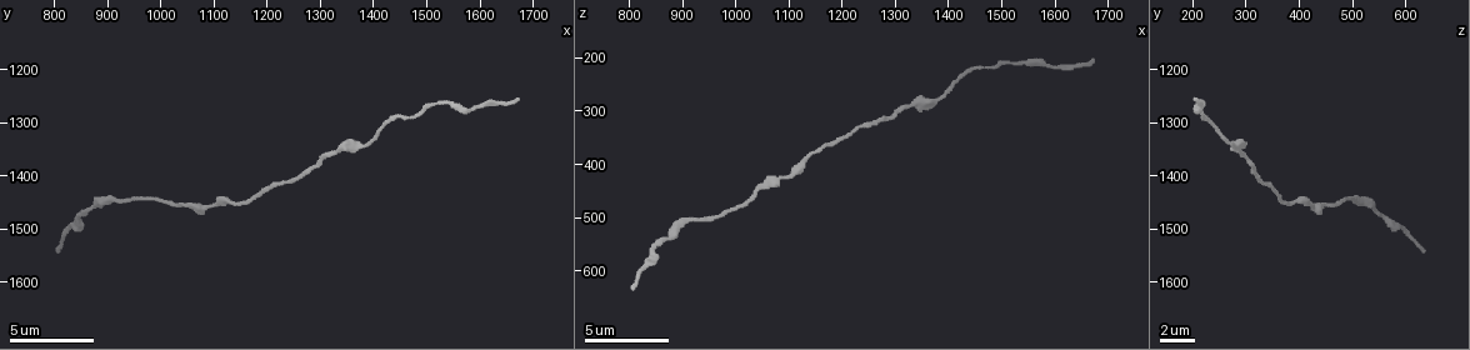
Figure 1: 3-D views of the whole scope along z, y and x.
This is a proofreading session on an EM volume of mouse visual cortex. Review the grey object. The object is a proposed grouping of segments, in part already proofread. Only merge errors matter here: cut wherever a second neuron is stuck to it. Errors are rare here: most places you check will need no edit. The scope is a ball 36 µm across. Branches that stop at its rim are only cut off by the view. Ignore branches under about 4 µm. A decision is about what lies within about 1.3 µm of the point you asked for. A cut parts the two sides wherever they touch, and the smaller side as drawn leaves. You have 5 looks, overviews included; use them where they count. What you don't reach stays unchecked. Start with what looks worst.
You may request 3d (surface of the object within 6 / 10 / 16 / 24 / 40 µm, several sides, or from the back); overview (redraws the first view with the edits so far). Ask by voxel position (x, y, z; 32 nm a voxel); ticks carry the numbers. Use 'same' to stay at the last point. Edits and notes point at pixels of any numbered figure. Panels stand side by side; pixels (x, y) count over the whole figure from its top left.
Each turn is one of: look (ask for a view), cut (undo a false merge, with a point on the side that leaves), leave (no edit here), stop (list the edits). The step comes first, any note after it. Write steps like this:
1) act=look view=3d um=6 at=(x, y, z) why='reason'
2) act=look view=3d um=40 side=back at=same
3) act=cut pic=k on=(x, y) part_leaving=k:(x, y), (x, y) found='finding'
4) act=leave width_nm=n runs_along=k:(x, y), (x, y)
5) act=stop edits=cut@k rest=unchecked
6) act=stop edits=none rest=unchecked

act=look view=3d um=10 at=(1525, 1265, 210) why='calibre changes'

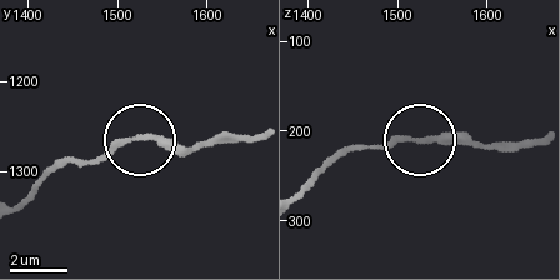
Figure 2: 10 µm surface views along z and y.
act=look view=3d um=6 at=(1525, 1260, 210)

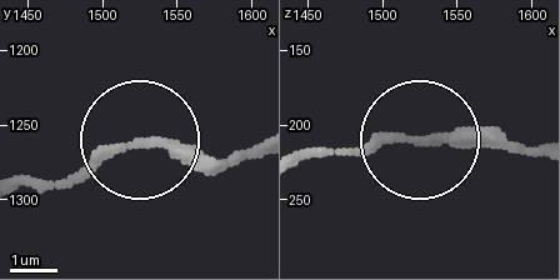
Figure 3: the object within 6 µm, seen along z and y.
act=leave found='all the same neuron'

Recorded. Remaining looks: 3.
act=look view=3d um=6 at=(1385, 1345, 270) why='calibre changes'

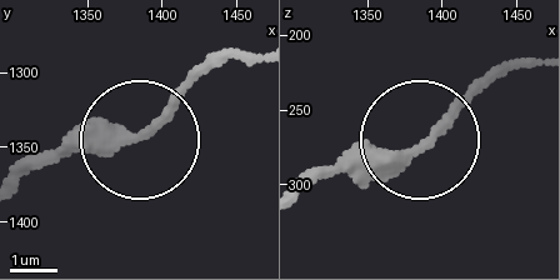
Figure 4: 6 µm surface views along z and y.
act=look view=3d um=6 side=back at=(1390, 1340, 270)

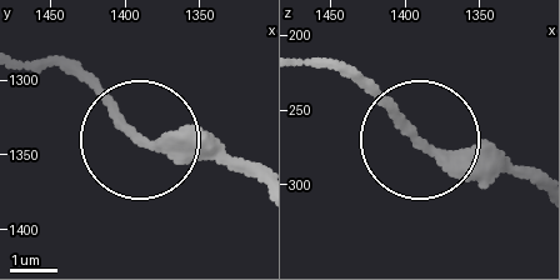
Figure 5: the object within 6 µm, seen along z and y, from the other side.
act=leave width_nm=270 runs_along=5:(530, 174), (434, 150), (343, 63) found='continuous, no second neuron'

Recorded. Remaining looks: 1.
act=look view=3d um=6 at=(1035, 1455, 450) why='calibre changes'

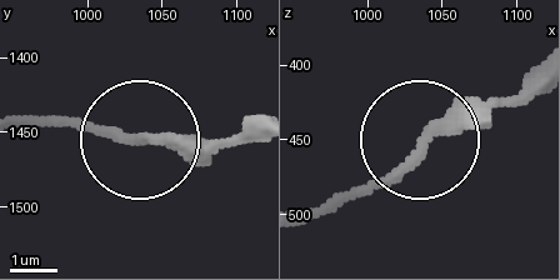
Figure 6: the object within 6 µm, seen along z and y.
act=leave runs_along=6:(529, 76), (505, 96), (456, 105), (318, 216) found='one neuron here'

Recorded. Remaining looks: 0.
act=stop edits=none rest=unchecked

